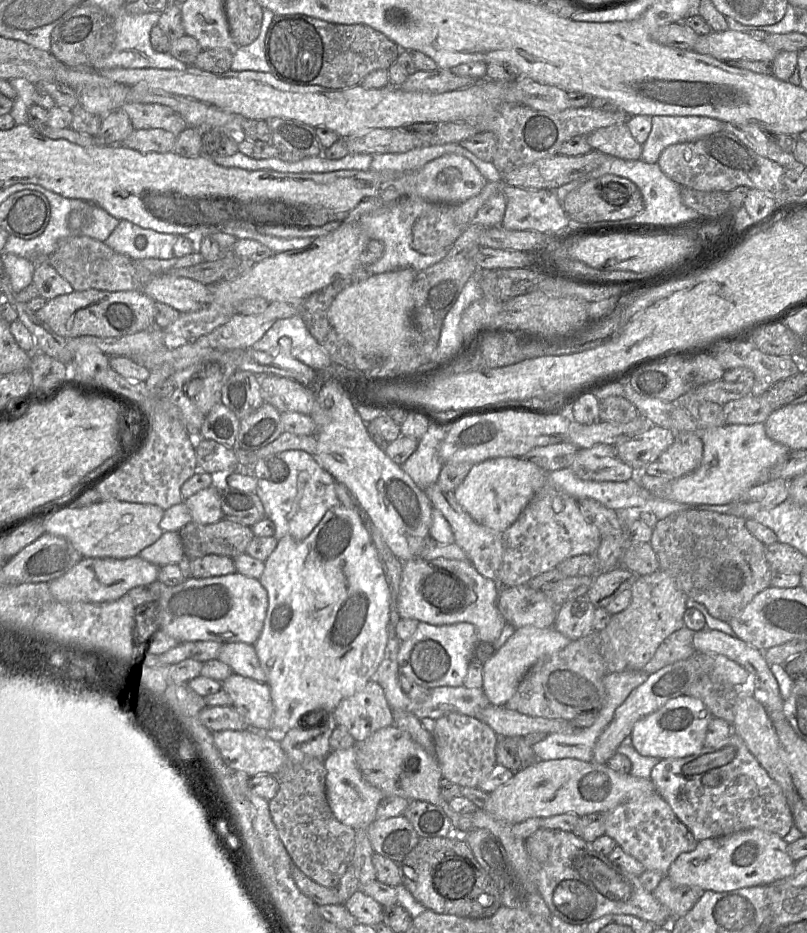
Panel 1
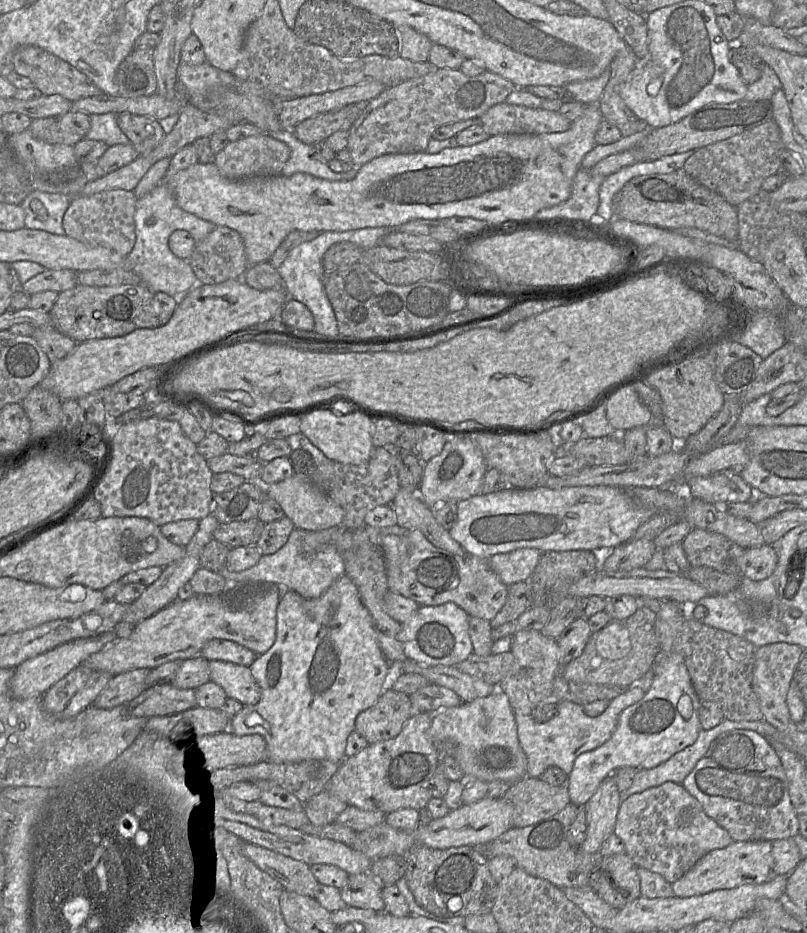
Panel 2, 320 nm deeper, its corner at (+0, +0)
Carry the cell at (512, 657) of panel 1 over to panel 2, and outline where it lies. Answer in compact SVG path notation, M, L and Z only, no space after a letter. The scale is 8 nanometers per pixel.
M501 690L434 713L427 737L441 757L453 757L464 774L512 784L527 777L528 761L518 739L515 715L508 696Z

